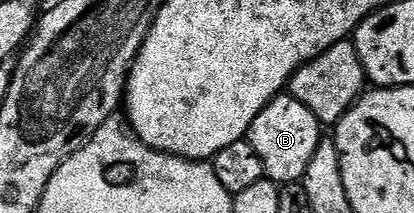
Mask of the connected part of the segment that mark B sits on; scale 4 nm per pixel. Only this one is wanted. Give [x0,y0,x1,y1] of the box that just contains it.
[247,95,323,187]

